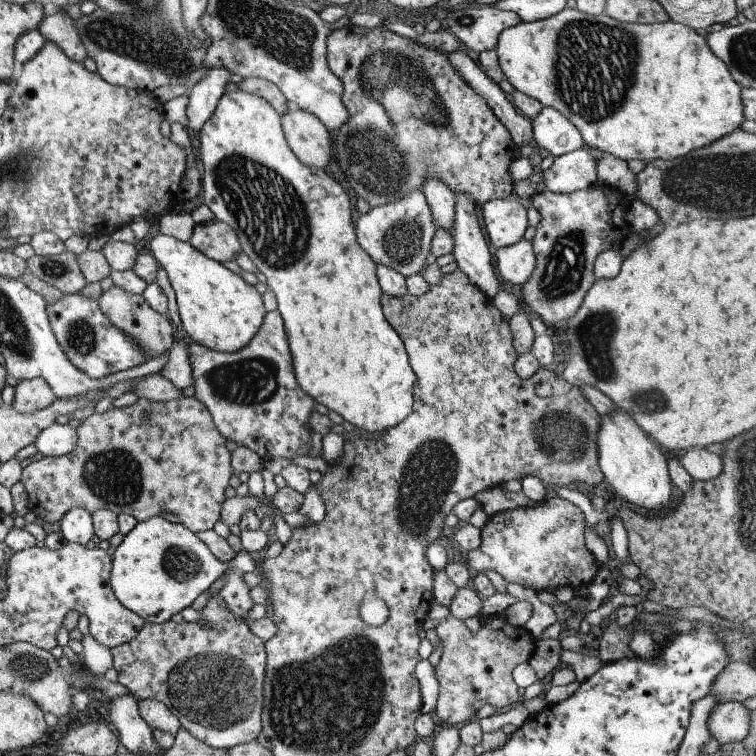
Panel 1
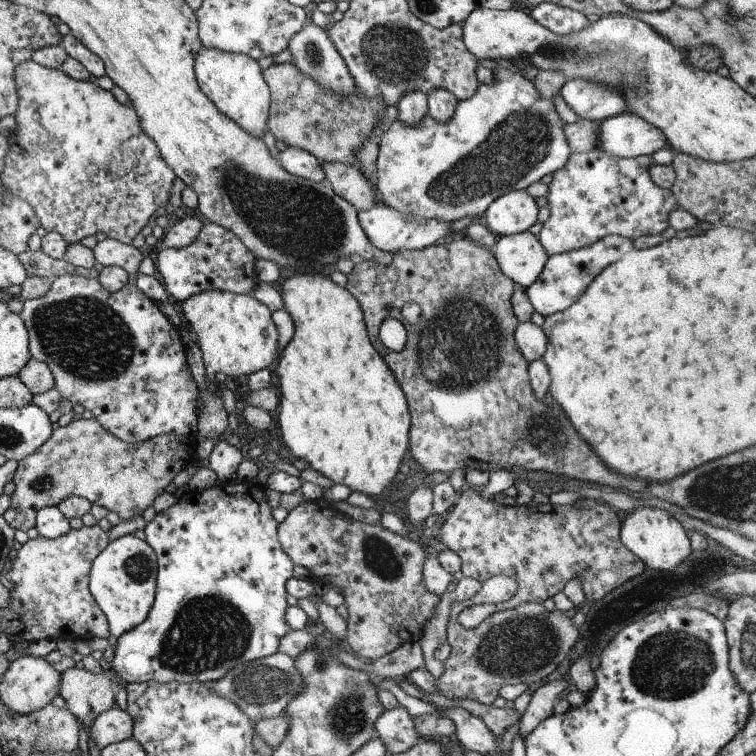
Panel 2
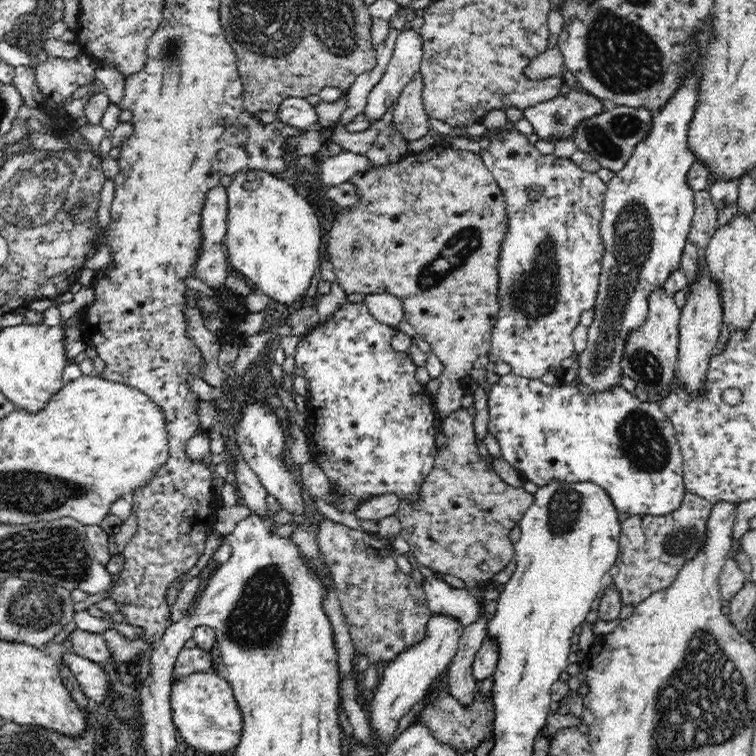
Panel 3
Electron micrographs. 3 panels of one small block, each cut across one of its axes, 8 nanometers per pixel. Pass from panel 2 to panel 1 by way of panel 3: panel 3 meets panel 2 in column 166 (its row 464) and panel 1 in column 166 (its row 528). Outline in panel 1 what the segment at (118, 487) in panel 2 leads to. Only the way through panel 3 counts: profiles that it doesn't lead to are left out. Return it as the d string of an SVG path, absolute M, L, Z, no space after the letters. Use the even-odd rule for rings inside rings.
M138 397L137 402L130 406L111 407L101 413L93 413L80 422L74 423L78 436L75 448L66 455L58 457L42 457L40 460L33 460L22 468L20 481L28 496L27 510L31 510L39 522L53 523L61 520L70 508L81 507L88 513L95 512L97 509L107 509L118 514L130 514L135 517L137 522L147 520L152 516L157 516L161 512L171 512L176 514L179 522L186 526L191 532L198 533L212 528L213 524L220 520L220 508L223 501L223 490L227 488L228 480L233 474L229 465L229 451L225 447L226 438L223 438L213 424L213 419L209 411L195 397L179 397L175 400L157 402L148 401L146 398Z

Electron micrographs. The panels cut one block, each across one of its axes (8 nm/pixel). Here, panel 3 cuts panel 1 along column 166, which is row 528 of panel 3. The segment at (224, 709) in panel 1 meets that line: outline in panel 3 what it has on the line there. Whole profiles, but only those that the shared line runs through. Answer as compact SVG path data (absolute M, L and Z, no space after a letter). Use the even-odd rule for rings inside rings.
M686 491L680 507L664 516L630 515L629 518L621 523L618 540L619 554L609 574L613 580L612 585L620 593L622 606L631 605L634 608L655 592L669 587L676 580L678 574L680 574L682 566L686 566L686 562L694 560L702 552L707 533L707 522L712 508L714 508L713 503Z

